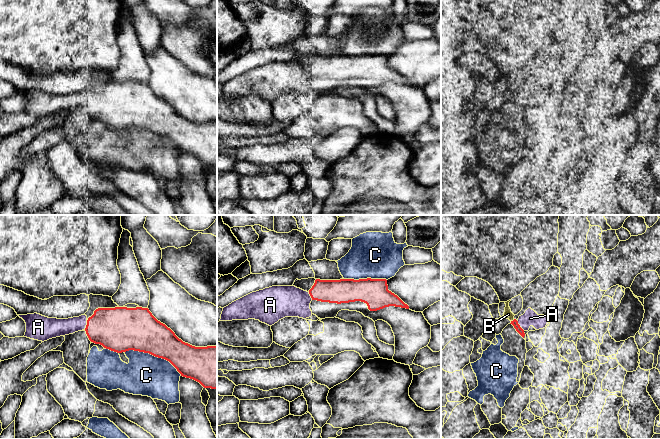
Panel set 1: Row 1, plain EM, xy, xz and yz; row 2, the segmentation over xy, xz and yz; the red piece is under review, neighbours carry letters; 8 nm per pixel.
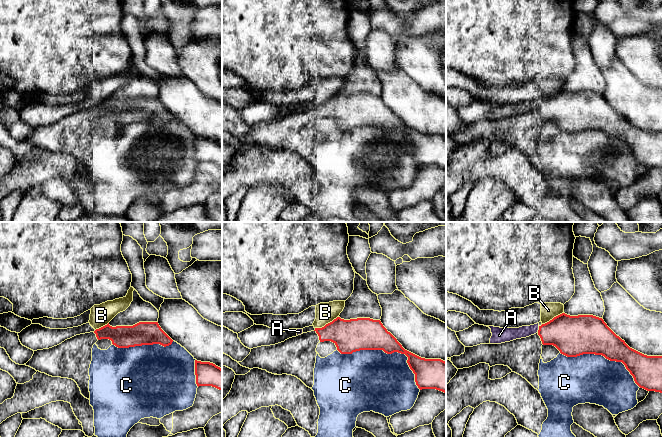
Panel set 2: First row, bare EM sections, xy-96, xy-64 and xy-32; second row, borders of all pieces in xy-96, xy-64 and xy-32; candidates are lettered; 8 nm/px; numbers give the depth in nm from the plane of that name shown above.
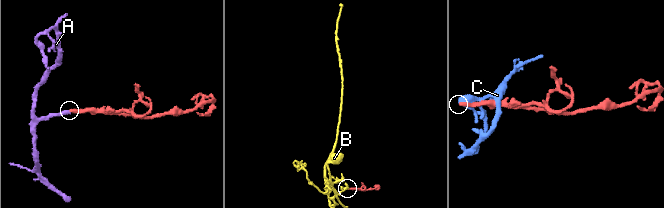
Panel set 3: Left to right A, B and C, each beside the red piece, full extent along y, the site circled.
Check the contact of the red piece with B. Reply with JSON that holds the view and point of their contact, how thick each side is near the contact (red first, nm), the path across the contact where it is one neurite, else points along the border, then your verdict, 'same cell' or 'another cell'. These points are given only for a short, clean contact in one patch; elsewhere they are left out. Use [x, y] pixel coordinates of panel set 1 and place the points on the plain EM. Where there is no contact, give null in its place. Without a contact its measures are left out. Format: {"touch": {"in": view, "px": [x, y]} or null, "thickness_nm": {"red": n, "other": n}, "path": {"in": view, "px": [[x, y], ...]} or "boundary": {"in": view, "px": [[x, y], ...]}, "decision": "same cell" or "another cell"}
{"touch": {"in": "yz", "px": [513, 96]}, "thickness_nm": {"red": 50, "other": 70}, "decision": "another cell"}

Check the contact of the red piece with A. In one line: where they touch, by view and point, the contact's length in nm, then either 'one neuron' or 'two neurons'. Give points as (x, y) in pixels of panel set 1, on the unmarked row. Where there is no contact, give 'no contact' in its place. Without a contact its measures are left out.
yz (519, 101) | 110 nm | one neuron

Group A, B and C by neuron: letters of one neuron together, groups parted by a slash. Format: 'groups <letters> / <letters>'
groups A / B / C

